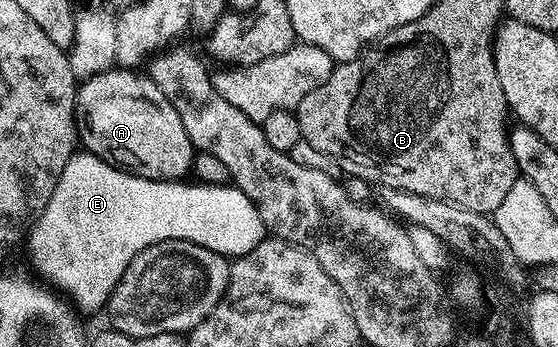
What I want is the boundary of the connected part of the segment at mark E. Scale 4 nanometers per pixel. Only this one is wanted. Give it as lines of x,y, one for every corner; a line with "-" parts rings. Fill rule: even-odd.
75,151
68,159
64,171
60,171
52,199
48,199
48,207
44,207
28,237
28,245
30,241
30,249
38,260
39,269
70,291
69,296
79,310
98,309
109,302
128,263
132,263
132,259
136,259
136,255
149,245
161,241
191,241
200,247
208,247
208,251
216,251
227,259
233,259
255,249
267,236
256,207
248,195
237,192
233,184
185,185
186,183
182,179
149,181
147,177
138,177
124,169
117,169
96,155

